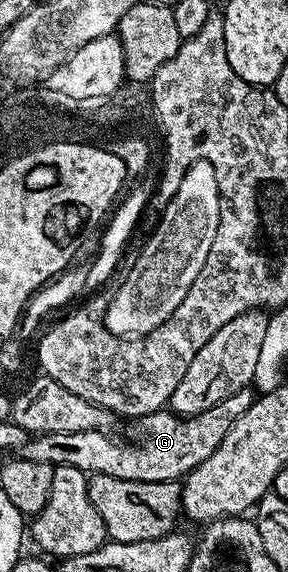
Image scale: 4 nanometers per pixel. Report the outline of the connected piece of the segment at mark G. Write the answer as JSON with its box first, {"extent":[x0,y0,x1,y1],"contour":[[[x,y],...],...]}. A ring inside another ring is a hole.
{"extent":[19,387,254,482],"contour":[[[247,387],[231,394],[231,398],[223,398],[223,402],[211,406],[211,410],[203,410],[203,414],[182,418],[169,410],[153,412],[150,416],[143,416],[132,421],[133,437],[130,440],[120,440],[119,437],[113,436],[114,434],[99,430],[75,430],[71,434],[42,432],[34,435],[20,448],[19,456],[20,459],[31,462],[47,462],[52,464],[54,468],[75,466],[75,470],[83,470],[87,474],[94,476],[107,474],[111,478],[130,480],[131,482],[180,481],[188,476],[194,468],[199,467],[204,460],[211,458],[211,454],[215,454],[219,442],[223,442],[223,438],[227,438],[227,430],[231,430],[231,426],[235,426],[235,422],[239,422],[239,418],[243,418],[243,414],[247,414],[247,410],[251,410],[254,399],[254,389]]]}

